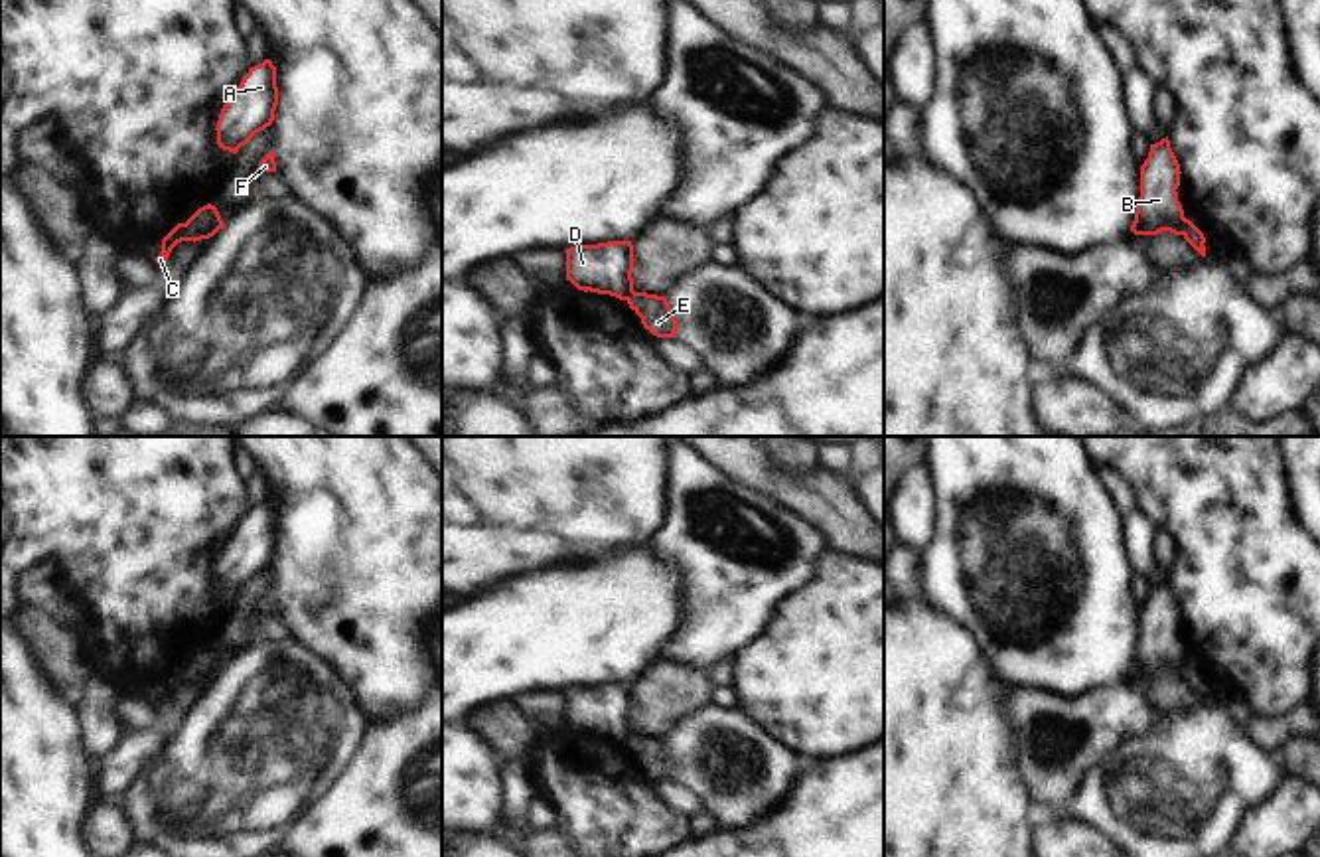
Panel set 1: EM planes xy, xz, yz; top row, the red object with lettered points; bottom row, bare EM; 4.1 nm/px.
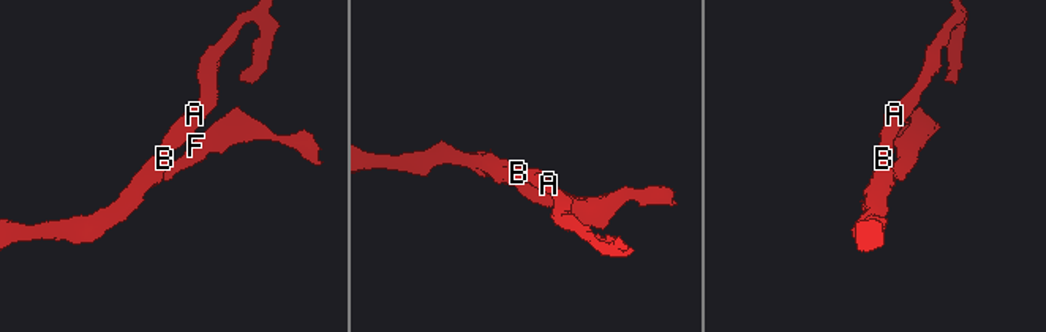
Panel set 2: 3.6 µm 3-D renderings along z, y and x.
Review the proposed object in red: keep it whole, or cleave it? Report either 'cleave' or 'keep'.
cleave

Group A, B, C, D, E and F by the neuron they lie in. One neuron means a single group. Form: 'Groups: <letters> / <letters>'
Groups: A B C D / E F.

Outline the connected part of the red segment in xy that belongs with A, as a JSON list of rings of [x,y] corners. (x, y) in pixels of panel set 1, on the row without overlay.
[[[270,502],[249,511],[217,563],[217,586],[233,596],[274,563],[278,547],[276,509]]]

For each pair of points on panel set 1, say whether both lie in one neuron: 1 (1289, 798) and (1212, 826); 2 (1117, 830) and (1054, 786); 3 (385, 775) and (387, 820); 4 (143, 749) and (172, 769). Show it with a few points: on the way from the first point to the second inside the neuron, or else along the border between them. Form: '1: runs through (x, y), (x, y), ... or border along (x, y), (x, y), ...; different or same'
1: border along (1273, 782), (1246, 810), (1232, 836); different
2: border along (1100, 761), (1082, 779), (1062, 812); different
3: runs through (387, 786), (387, 808); same
4: border along (172, 737), (145, 775); different

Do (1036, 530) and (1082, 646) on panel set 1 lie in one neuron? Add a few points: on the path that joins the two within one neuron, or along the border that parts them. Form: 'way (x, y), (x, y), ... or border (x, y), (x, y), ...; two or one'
way (1046, 559), (1074, 595), (1074, 617); one

